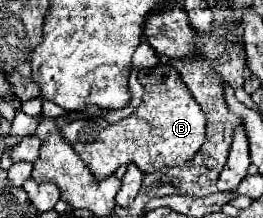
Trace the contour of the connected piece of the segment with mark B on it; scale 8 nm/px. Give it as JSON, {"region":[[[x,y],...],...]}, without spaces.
{"region":[[[157,65],[149,71],[141,71],[141,85],[145,87],[141,105],[119,123],[99,127],[79,119],[61,129],[61,137],[77,151],[97,183],[111,177],[117,167],[127,163],[135,163],[143,173],[153,173],[161,167],[179,167],[193,159],[205,141],[205,115],[171,65]]]}

